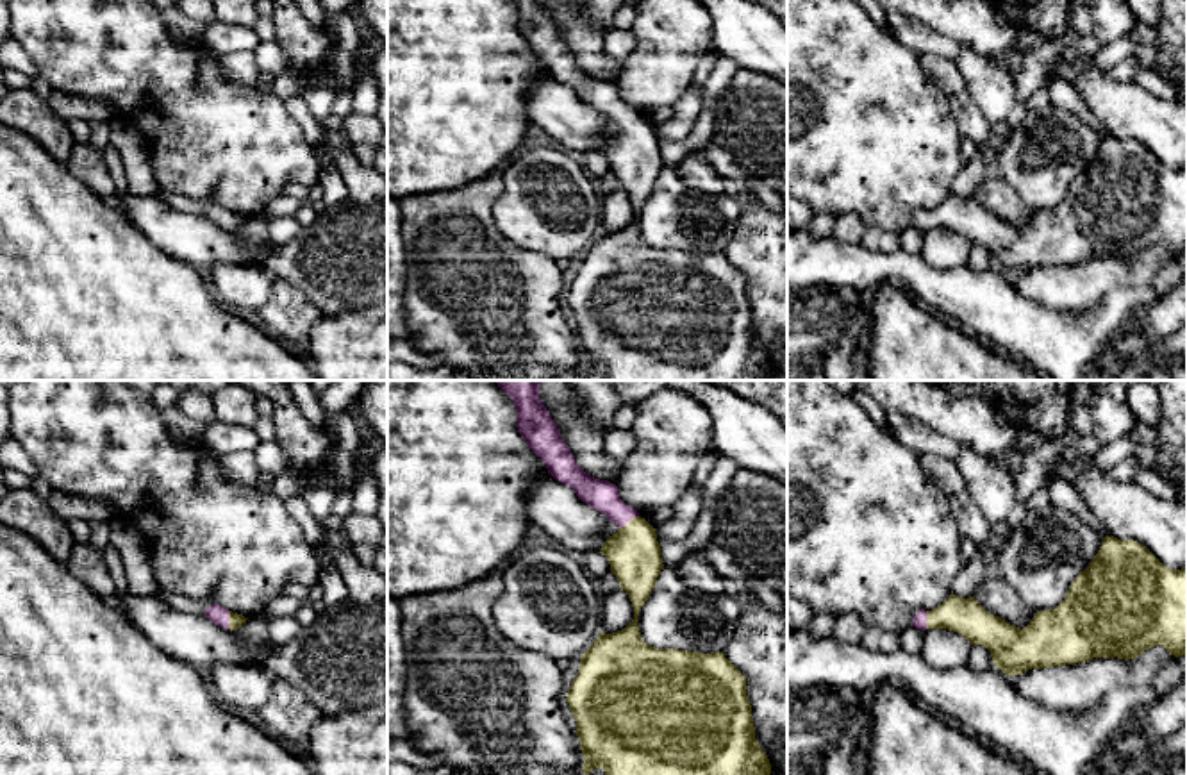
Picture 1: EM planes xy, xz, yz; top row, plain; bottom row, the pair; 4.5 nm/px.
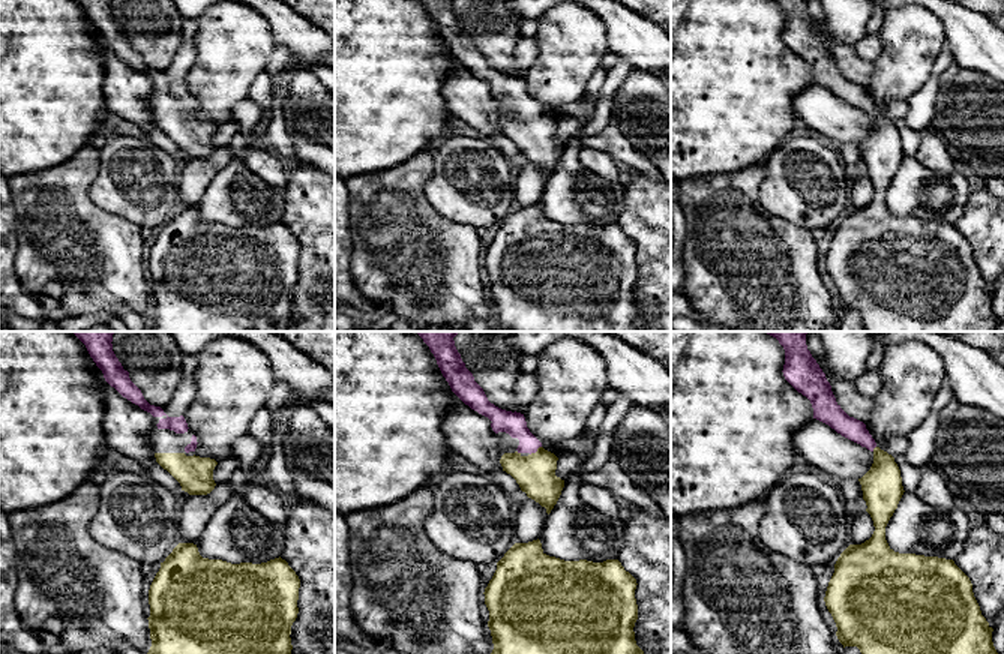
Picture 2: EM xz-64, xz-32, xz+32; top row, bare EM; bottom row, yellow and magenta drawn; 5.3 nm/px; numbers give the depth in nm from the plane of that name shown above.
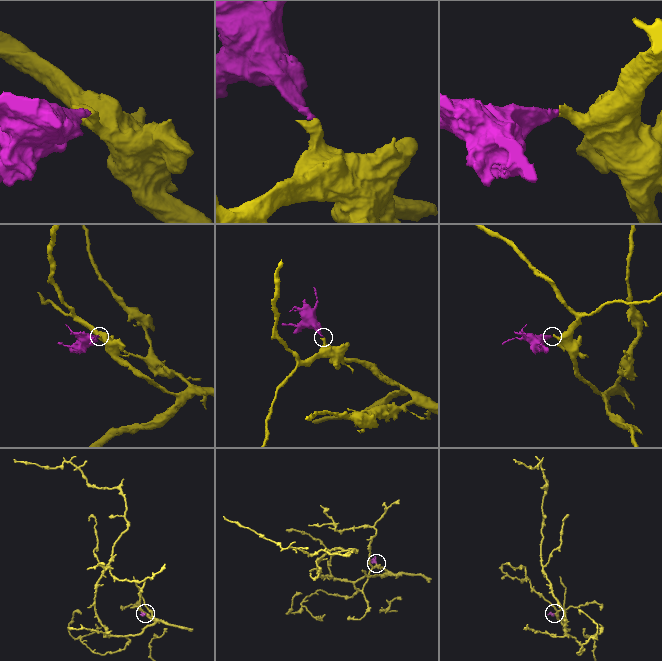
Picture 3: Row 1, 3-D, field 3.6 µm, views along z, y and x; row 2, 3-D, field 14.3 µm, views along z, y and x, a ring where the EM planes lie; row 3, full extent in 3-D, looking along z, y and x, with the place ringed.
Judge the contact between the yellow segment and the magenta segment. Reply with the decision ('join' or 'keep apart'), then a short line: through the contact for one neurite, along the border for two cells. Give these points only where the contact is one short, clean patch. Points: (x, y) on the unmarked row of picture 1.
join; line xz (634, 154), (634, 131), (629, 120), (602, 95)

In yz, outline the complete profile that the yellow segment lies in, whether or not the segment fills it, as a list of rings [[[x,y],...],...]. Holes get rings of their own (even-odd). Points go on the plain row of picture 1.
[[[1105,136],[1098,154],[1075,177],[1064,200],[1033,212],[1025,229],[991,214],[975,196],[962,198],[953,193],[932,211],[917,211],[912,227],[962,234],[971,245],[985,246],[994,266],[1007,275],[1076,264],[1092,257],[1133,259],[1155,245],[1180,257],[1187,252],[1187,168],[1167,168],[1141,143]]]

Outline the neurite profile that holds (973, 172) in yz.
[[[980,146],[971,161],[962,162],[962,170],[951,184],[951,193],[962,198],[975,196],[980,184],[991,173],[989,154]]]

